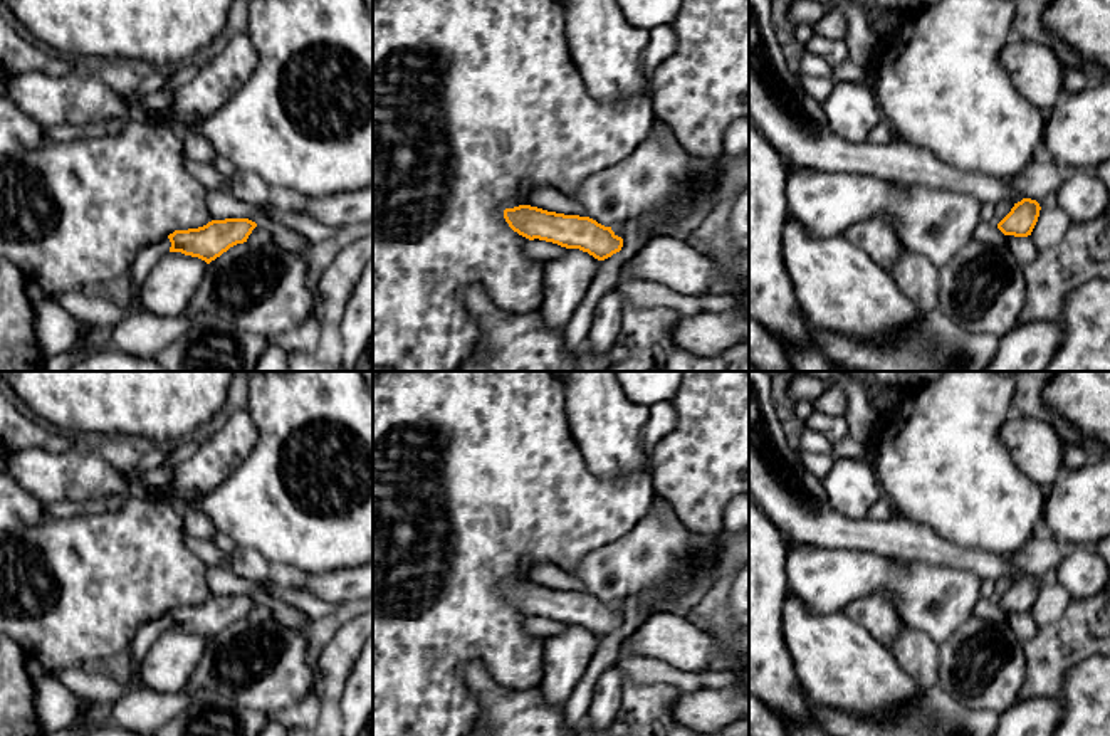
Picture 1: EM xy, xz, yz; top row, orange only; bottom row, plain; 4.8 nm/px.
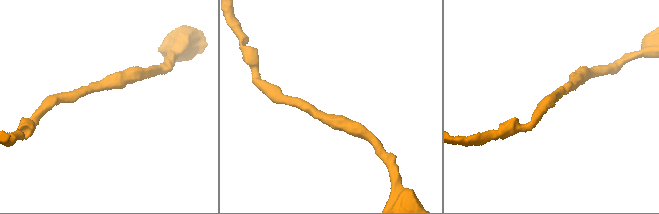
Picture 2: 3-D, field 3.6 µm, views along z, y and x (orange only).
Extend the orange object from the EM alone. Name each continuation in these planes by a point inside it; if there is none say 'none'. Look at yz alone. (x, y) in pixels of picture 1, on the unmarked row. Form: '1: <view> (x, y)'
none

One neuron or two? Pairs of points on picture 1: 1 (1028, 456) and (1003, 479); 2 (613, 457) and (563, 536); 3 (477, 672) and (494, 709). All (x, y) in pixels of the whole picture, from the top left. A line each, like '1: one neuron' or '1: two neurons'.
1: two neurons
2: two neurons
3: one neuron

